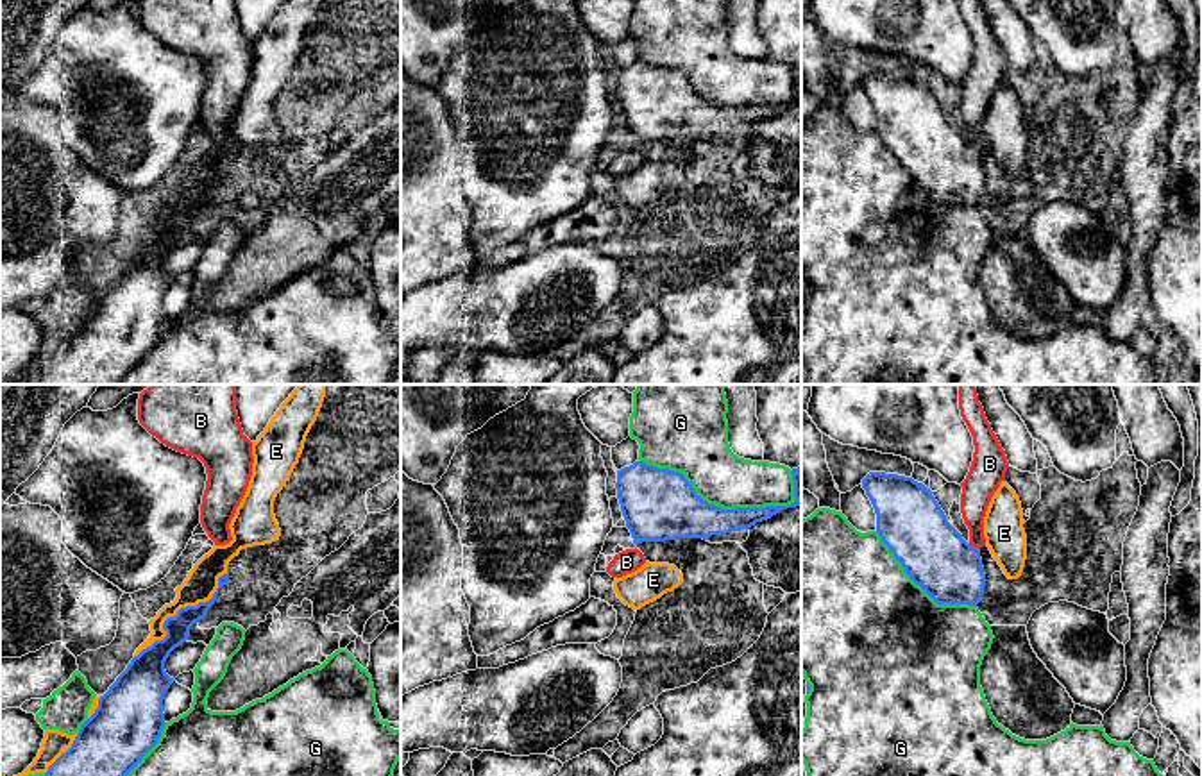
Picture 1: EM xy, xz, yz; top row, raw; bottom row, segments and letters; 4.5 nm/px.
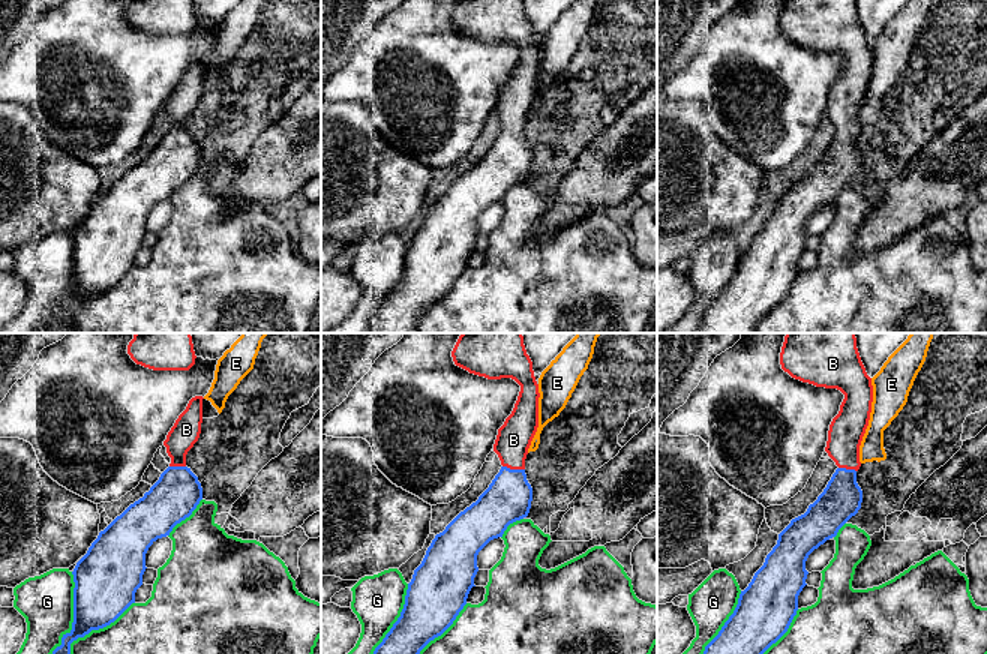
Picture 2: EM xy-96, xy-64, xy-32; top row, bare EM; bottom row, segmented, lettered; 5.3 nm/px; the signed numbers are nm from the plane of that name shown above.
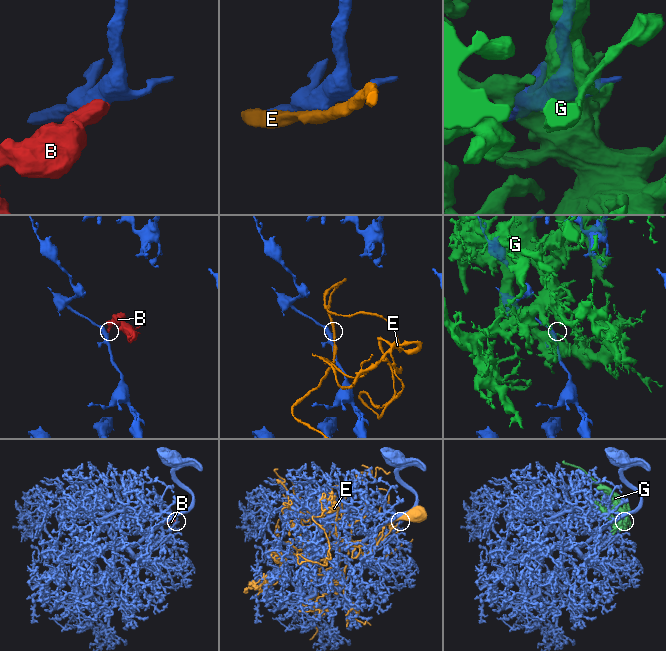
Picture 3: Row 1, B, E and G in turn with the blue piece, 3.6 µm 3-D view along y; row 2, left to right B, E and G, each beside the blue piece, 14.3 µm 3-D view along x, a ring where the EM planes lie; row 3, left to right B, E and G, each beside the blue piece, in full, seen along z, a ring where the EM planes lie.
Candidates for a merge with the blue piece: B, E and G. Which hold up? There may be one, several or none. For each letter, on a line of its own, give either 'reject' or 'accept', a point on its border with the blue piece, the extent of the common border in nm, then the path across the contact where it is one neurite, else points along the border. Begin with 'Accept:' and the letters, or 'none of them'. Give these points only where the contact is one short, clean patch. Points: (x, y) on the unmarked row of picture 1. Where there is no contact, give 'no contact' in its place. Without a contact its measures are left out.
Accept: B
B: accept; meets blue in yz at (972, 145); contact 60 nm long; runs through yz (936, 156), (961, 156), (972, 145), (977, 90)
E: reject; meets blue in xy at (181, 208); contact 600 nm long
G: reject; meets blue in xz at (714, 104); contact 750 nm long

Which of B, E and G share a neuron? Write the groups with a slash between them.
B / E / G

